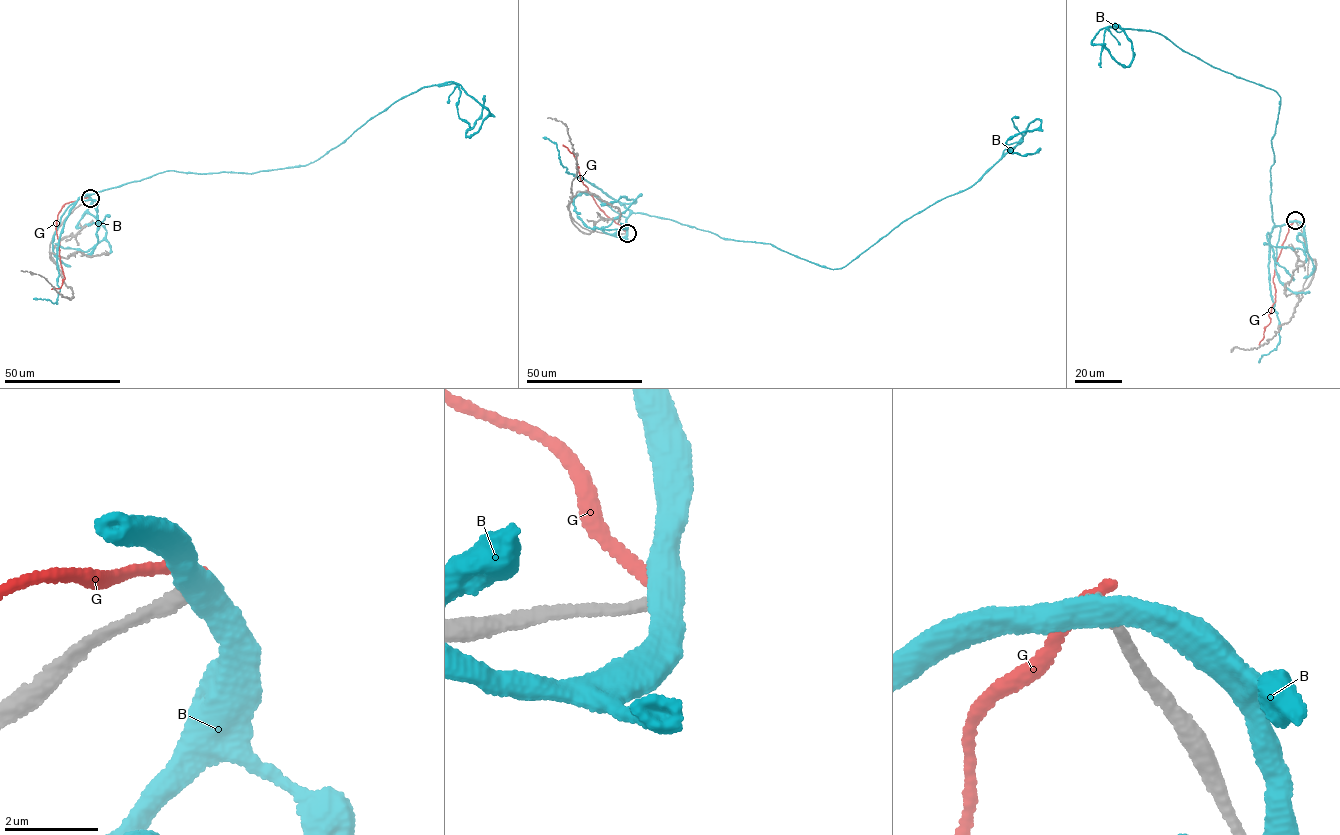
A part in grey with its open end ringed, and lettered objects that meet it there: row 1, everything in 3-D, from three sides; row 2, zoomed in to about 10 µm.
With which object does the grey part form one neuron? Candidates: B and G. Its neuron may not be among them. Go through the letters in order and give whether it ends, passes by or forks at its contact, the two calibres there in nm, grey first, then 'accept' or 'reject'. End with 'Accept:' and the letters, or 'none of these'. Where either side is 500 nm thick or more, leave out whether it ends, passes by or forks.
B: it passes by; 320 nm thick on the grey side, 480 nm on the other; reject
G: it ends there; 320 nm thick on the grey side, 280 nm on the other; reject
Accept: none of these

